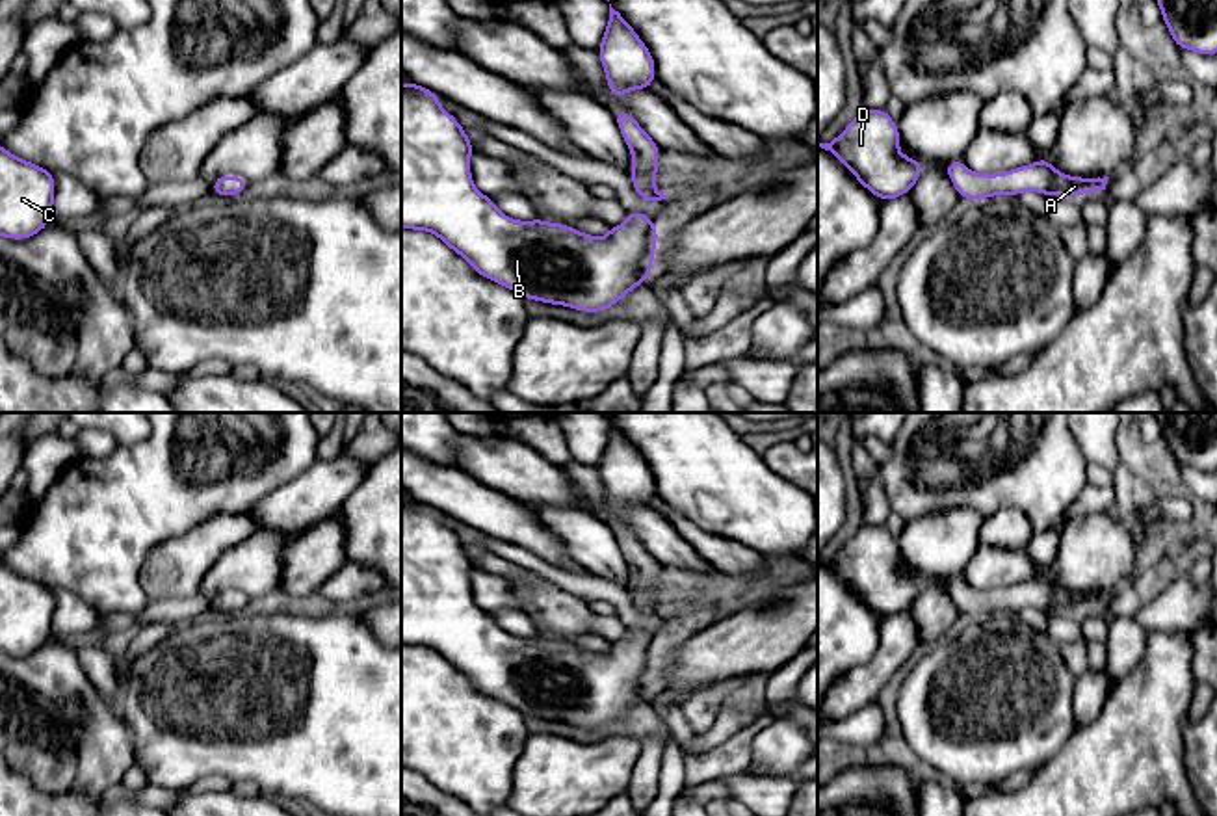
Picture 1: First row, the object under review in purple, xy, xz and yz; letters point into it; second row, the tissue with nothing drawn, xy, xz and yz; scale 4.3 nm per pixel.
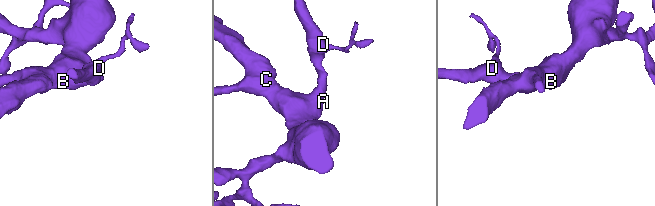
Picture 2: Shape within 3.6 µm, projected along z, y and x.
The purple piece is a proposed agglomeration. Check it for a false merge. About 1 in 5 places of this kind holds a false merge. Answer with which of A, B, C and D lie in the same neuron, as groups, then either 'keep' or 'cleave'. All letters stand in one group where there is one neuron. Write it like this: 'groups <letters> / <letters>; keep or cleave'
groups A B C D; keep

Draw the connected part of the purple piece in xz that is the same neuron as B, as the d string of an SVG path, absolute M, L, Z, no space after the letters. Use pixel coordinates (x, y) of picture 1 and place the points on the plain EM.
M414 498L401 500L401 645L433 649L446 664L461 671L474 690L517 708L524 716L563 721L582 729L598 730L611 725L628 708L648 697L660 651L650 632L626 628L626 638L608 643L606 654L541 634L533 638L513 636L502 630L496 619L474 602L470 589L472 569L474 561L465 545L440 522L435 507Z

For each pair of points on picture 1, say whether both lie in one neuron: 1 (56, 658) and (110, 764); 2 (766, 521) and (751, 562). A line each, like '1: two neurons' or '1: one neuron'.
1: one neuron
2: two neurons

